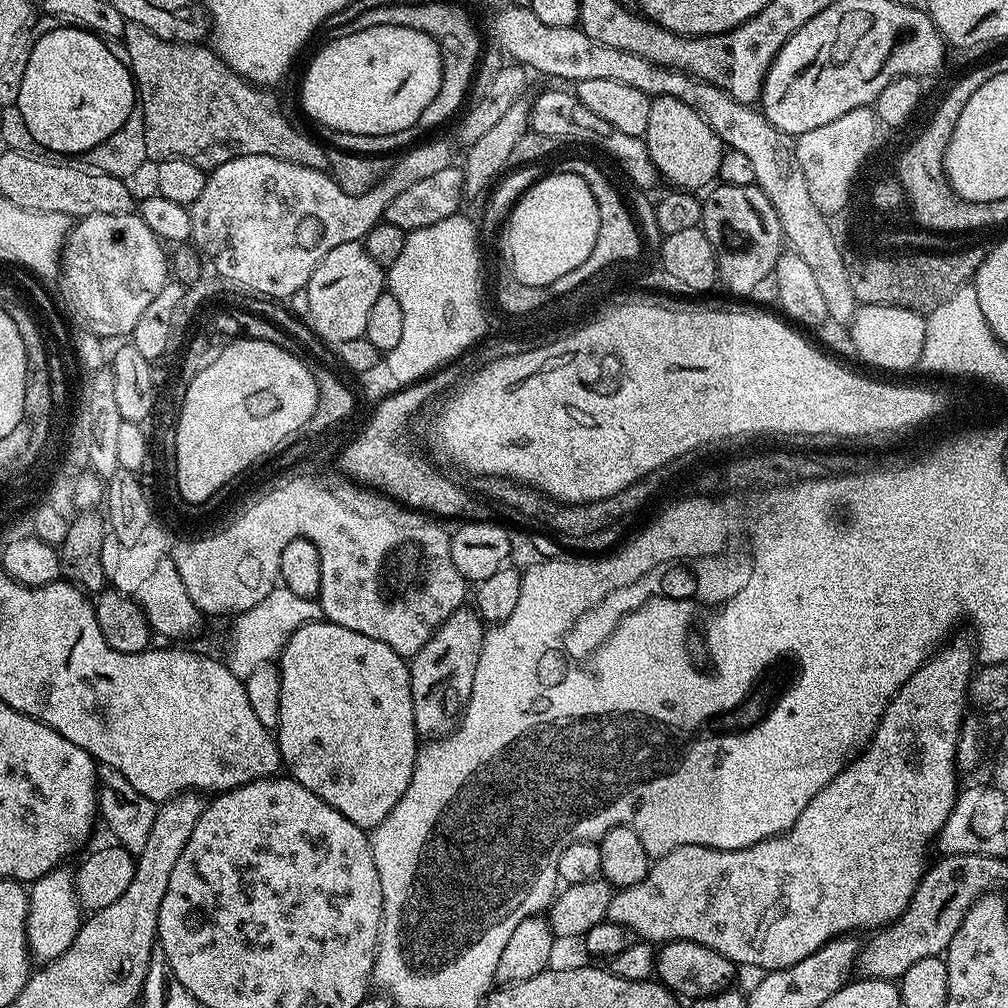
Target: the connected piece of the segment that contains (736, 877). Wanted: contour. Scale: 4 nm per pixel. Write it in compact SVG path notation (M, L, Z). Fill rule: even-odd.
M949 639L939 650L929 656L928 661L918 670L914 670L914 674L908 679L898 690L898 694L893 700L888 701L886 710L882 714L882 718L876 723L876 733L868 741L866 747L853 759L851 762L845 763L843 770L831 780L822 790L818 790L818 794L814 794L814 798L810 798L810 802L806 806L806 810L802 810L802 814L798 814L798 822L794 822L794 826L790 826L779 836L769 836L768 839L758 842L749 848L739 848L738 850L718 850L717 848L707 848L706 846L682 846L670 850L670 854L659 857L648 870L646 878L642 883L635 883L634 886L617 889L611 898L610 906L608 907L608 919L618 922L620 925L630 926L636 933L639 939L651 944L668 943L674 940L685 940L686 942L698 942L702 946L710 946L710 950L718 950L718 954L722 954L726 958L730 958L730 962L737 966L745 964L748 968L764 968L765 973L776 972L780 968L789 968L794 966L794 962L802 962L802 958L806 958L810 954L814 954L814 950L821 948L826 942L836 939L838 936L846 936L849 934L859 933L859 928L872 928L871 930L879 930L897 920L906 910L906 906L910 902L910 898L914 894L914 890L918 890L918 882L924 876L926 869L929 867L930 859L928 860L928 848L930 852L930 845L935 841L936 835L942 830L942 826L946 822L946 818L950 818L950 810L954 810L954 802L958 795L958 787L956 788L956 779L958 773L956 771L956 747L958 746L958 734L960 733L960 726L964 722L966 709L964 704L968 700L968 682L974 675L974 648L971 643L968 644L964 640Z

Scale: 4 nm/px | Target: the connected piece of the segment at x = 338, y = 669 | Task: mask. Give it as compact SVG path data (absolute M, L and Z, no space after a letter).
M318 618L288 639L280 651L278 667L282 698L280 727L275 729L274 739L280 745L280 758L287 775L350 818L354 826L365 830L377 828L390 810L398 806L402 794L406 794L416 765L418 737L410 694L409 661L386 646L386 642L378 642L378 638Z

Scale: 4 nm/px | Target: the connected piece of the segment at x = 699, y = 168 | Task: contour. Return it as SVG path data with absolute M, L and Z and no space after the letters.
M670 96L653 99L644 145L650 150L650 158L657 173L672 183L669 185L680 190L701 190L700 188L704 187L707 189L719 177L722 154L726 150L718 134L714 134L714 130L694 109Z

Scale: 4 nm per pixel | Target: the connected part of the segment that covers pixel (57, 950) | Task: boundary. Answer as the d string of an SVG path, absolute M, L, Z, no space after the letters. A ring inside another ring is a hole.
M61 866L51 868L42 878L31 881L28 893L26 938L31 959L47 962L58 958L74 942L82 923L82 909L76 898L76 885L71 871Z

